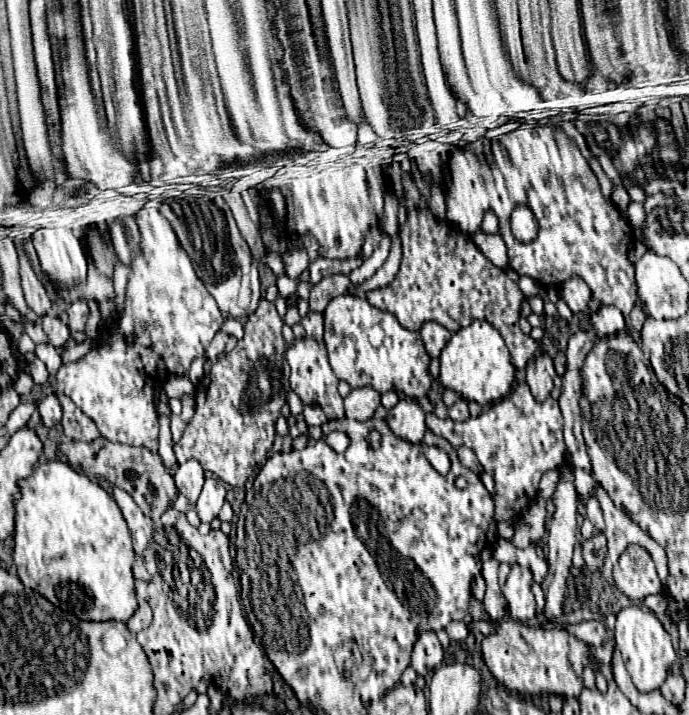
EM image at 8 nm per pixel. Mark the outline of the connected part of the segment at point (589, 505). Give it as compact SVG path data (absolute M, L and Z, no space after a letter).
M594 496L588 498L586 502L586 518L598 528L598 530L604 530L604 518L602 518L602 510L600 510L600 504Z

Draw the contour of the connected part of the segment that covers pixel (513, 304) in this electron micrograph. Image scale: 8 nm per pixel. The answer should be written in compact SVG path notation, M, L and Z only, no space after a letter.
M408 210L408 220L400 226L400 242L400 272L388 288L368 292L366 300L376 308L394 314L408 330L420 330L424 322L434 320L450 332L456 332L472 320L486 318L500 332L510 348L512 364L518 372L522 372L530 356L538 350L538 342L520 330L520 306L526 296L518 284L502 268L494 268L494 264L478 252L472 236L464 234L448 220L434 218L430 210Z

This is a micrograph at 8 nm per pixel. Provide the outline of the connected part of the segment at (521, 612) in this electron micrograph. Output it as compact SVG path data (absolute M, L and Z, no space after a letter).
M517 563L511 566L502 594L508 602L512 620L522 620L524 624L532 624L536 620L536 600L532 594L532 584L534 576L528 568Z

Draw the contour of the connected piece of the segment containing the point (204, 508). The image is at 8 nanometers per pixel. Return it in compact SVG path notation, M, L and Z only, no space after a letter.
M206 478L202 494L196 502L196 512L202 522L212 522L218 516L222 504L224 504L224 496L226 496L224 484L216 478Z

